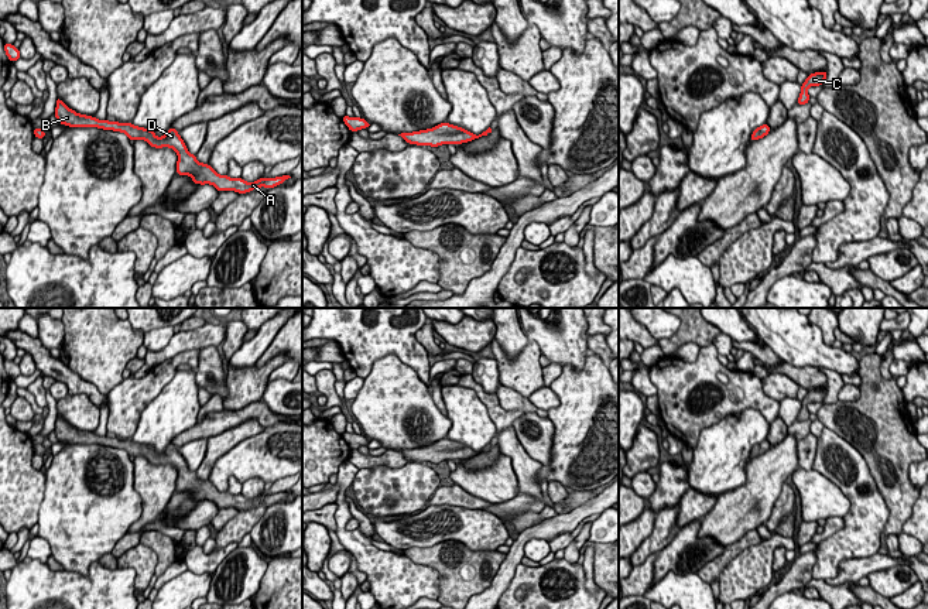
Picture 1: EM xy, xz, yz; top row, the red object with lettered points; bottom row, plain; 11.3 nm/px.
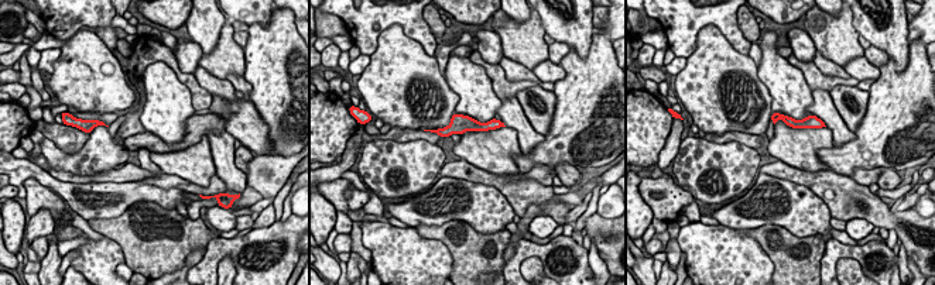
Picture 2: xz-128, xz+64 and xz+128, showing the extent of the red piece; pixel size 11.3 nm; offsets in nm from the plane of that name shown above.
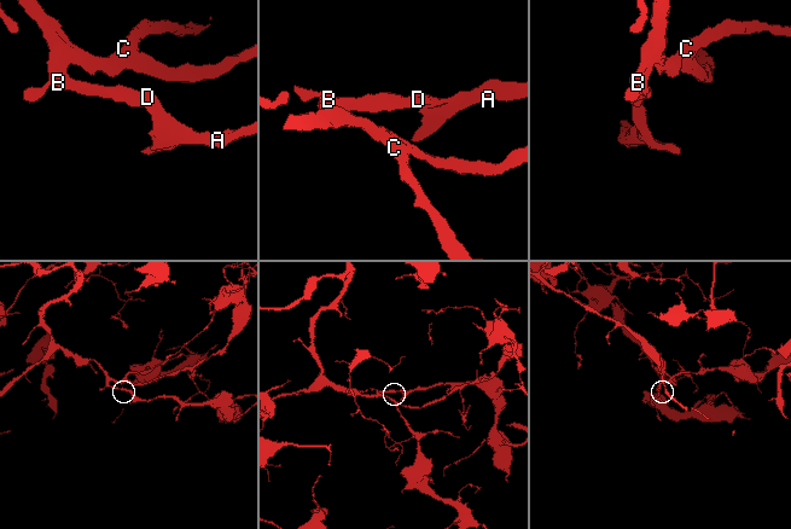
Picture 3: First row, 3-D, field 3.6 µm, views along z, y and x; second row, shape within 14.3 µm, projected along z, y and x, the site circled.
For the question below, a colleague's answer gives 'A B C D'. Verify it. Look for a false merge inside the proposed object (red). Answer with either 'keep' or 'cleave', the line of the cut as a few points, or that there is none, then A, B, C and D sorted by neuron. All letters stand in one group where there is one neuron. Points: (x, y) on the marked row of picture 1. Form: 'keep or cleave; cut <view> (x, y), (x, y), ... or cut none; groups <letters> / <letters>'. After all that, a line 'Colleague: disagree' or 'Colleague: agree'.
keep; cut none; groups A B C D
Colleague: agree

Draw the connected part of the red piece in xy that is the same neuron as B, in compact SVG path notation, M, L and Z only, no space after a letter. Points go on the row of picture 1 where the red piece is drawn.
M59 99L56 100L55 106L55 119L59 124L65 124L68 127L97 127L103 130L120 131L124 133L129 140L137 141L141 138L154 148L172 148L178 154L178 175L189 175L194 184L213 185L219 192L234 191L237 194L247 194L261 187L271 189L291 178L290 175L281 175L275 178L258 178L254 182L246 182L242 177L230 178L229 175L219 175L209 164L199 162L196 155L188 151L185 141L174 127L168 129L162 137L157 137L151 129L138 127L133 123L99 120L93 116L76 113Z

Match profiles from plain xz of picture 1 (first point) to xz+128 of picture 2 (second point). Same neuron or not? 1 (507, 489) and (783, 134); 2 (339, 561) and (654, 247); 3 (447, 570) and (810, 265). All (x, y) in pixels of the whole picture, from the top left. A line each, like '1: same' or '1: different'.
1: same
2: same
3: same

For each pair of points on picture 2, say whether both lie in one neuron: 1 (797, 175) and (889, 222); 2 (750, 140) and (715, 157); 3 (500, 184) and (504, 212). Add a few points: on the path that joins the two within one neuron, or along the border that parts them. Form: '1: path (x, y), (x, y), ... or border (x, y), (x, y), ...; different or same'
1: path (819, 182), (845, 198), (862, 198), (866, 202); same
2: border (709, 140), (718, 143), (739, 141), (756, 150); different
3: border (471, 181), (493, 185), (516, 213); different

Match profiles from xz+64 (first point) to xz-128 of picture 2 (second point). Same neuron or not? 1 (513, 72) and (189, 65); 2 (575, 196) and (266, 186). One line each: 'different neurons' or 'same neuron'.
1: different neurons
2: different neurons

